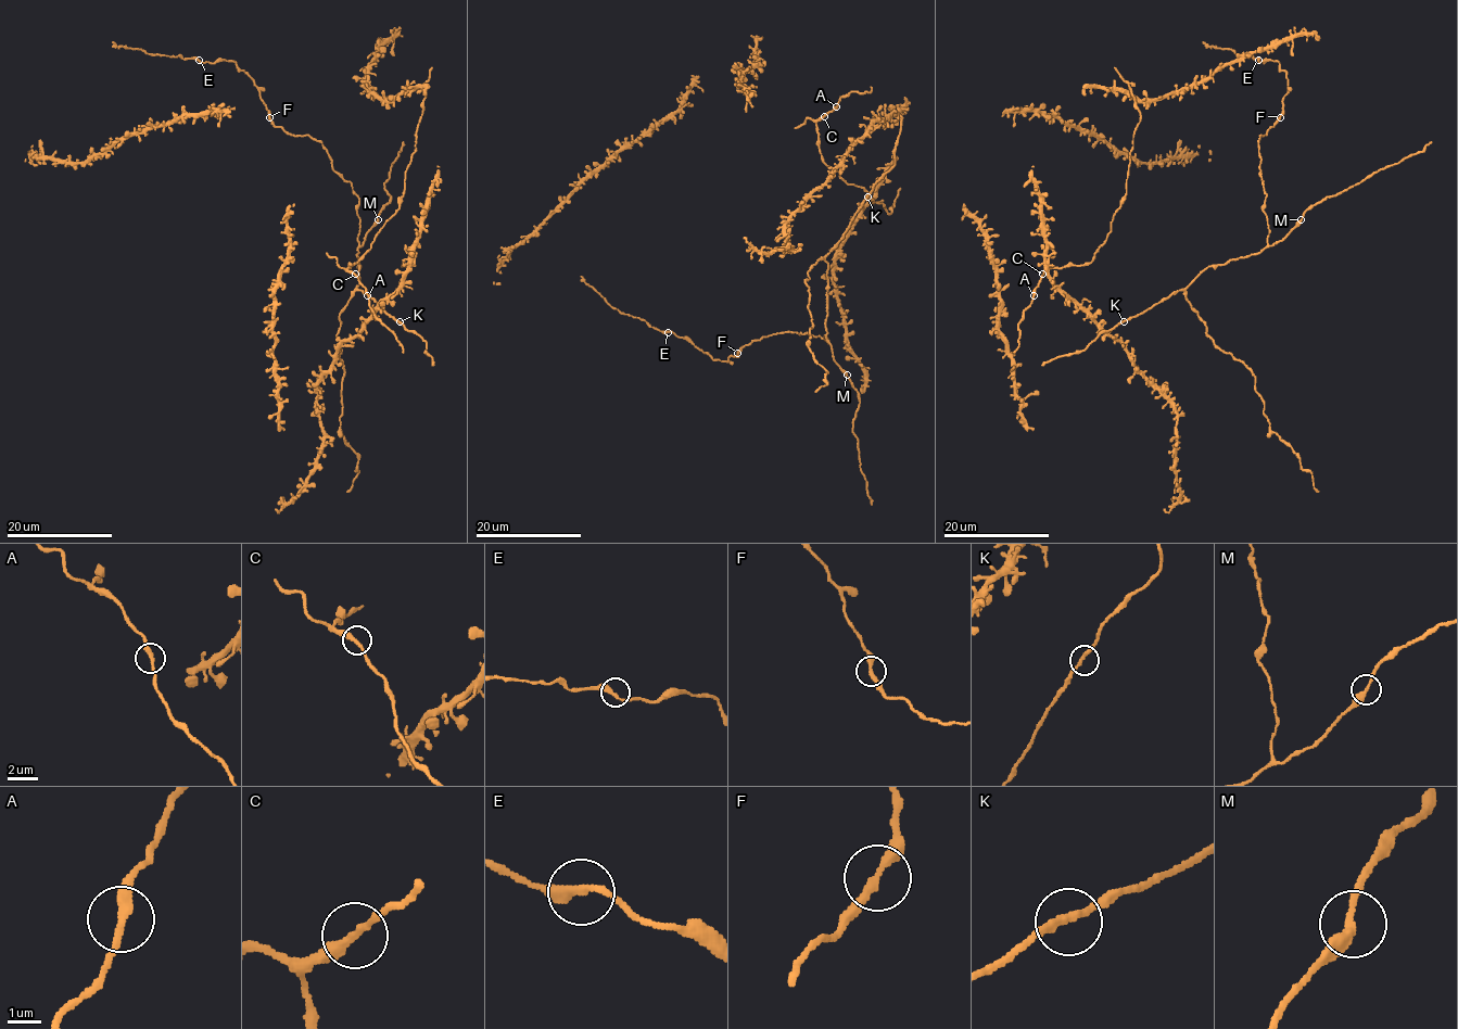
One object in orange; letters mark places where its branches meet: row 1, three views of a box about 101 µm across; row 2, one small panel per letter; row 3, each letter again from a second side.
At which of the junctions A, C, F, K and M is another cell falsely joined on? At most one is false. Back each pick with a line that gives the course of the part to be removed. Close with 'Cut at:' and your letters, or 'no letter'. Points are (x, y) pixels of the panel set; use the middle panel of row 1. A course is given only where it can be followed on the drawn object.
Cut at: no letter

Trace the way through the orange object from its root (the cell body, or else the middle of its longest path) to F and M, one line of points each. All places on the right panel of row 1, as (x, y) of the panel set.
F: (1121, 320), (1187, 288), (1209, 266), (1257, 254), (1268, 243), (1258, 140), (1280, 116)
M: (1121, 320), (1187, 288), (1209, 266), (1257, 254), (1277, 243), (1301, 219)

